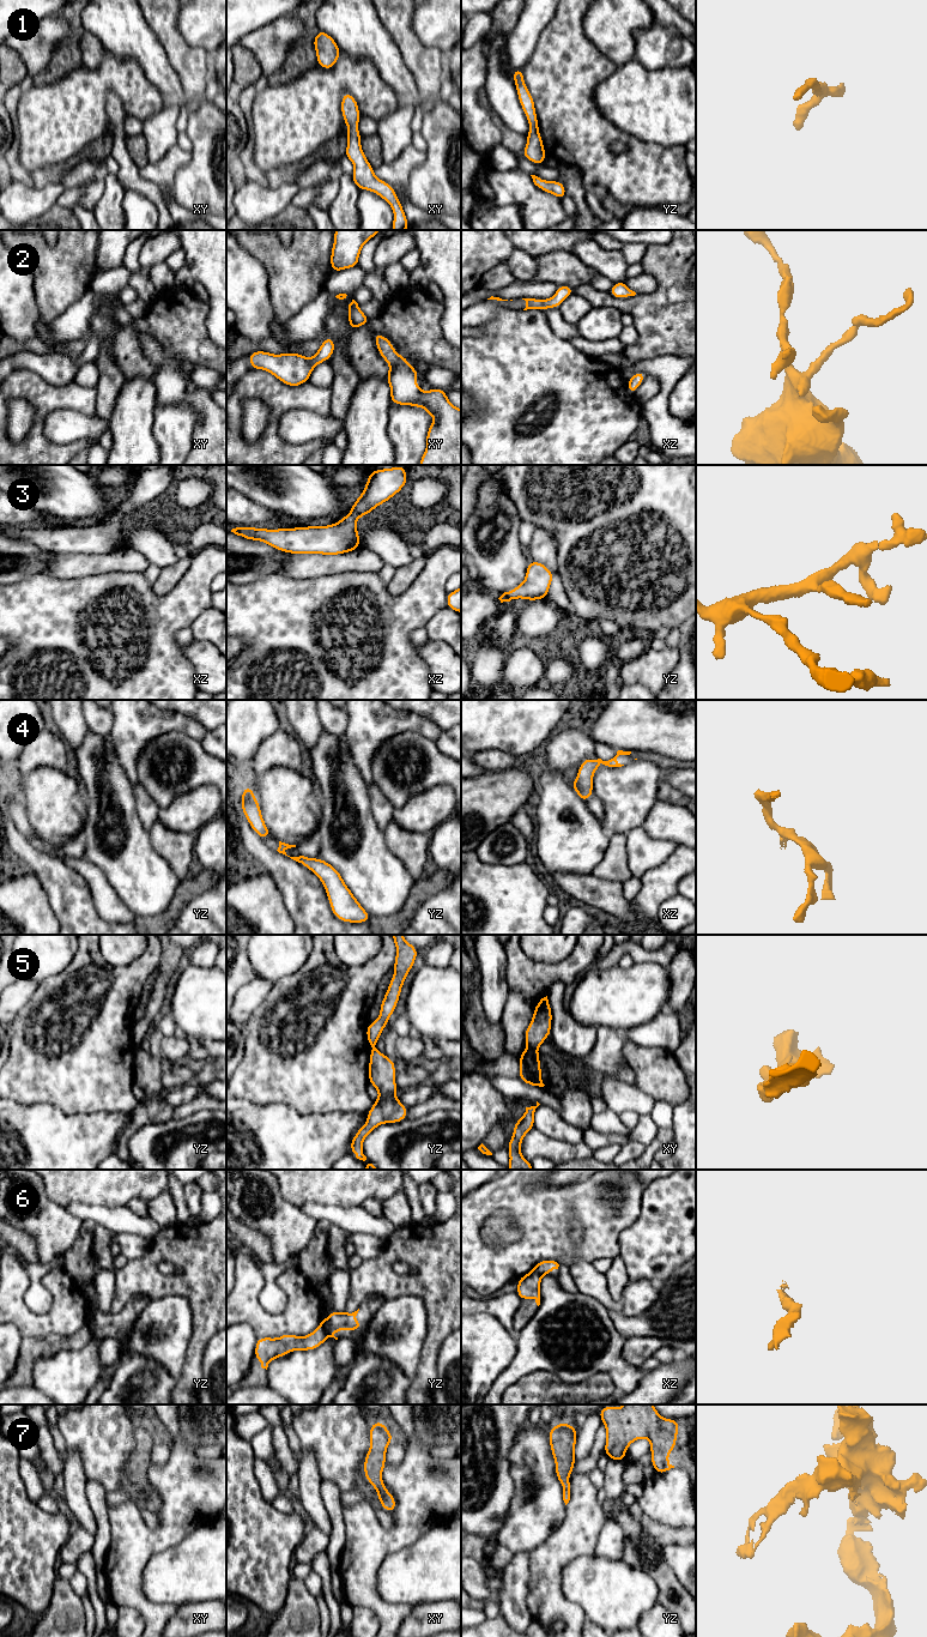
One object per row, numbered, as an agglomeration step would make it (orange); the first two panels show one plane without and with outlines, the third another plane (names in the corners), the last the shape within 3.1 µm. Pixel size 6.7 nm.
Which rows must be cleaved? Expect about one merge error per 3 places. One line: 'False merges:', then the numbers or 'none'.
False merges: 5, 6

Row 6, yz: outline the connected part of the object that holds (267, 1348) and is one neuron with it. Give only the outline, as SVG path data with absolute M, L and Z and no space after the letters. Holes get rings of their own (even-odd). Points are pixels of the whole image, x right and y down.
M325 1316L320 1325L307 1336L298 1337L293 1334L284 1334L278 1339L259 1337L254 1358L261 1361L261 1367L268 1367L274 1358L280 1358L292 1351L311 1351L320 1347L328 1337L329 1323Z

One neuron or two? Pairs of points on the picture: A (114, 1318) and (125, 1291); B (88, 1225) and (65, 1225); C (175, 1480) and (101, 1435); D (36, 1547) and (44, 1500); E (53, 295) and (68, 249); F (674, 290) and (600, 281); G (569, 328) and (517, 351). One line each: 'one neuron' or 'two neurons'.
A: two neurons
B: two neurons
C: two neurons
D: two neurons
E: one neuron
F: two neurons
G: two neurons

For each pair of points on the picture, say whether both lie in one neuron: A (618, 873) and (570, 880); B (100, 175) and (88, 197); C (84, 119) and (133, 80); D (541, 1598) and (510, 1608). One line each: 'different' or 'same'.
A: different
B: same
C: same
D: different

